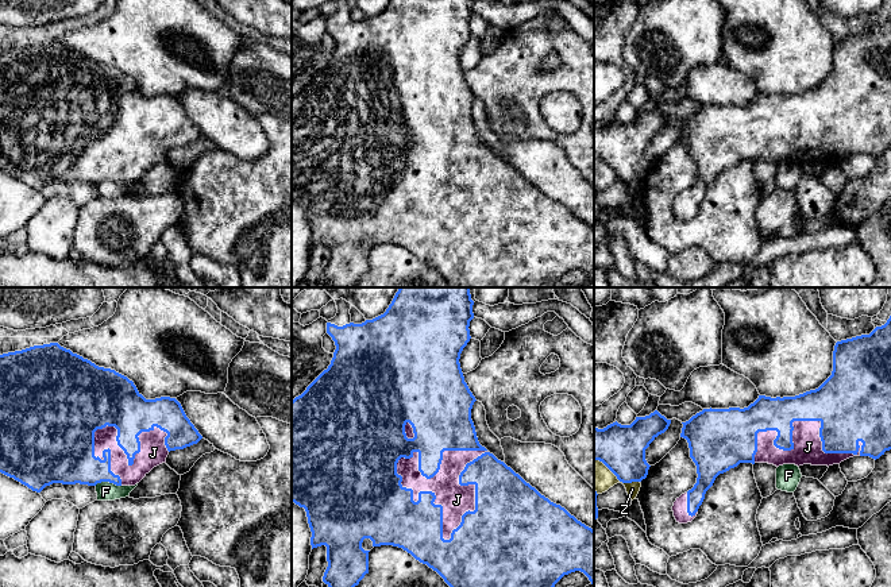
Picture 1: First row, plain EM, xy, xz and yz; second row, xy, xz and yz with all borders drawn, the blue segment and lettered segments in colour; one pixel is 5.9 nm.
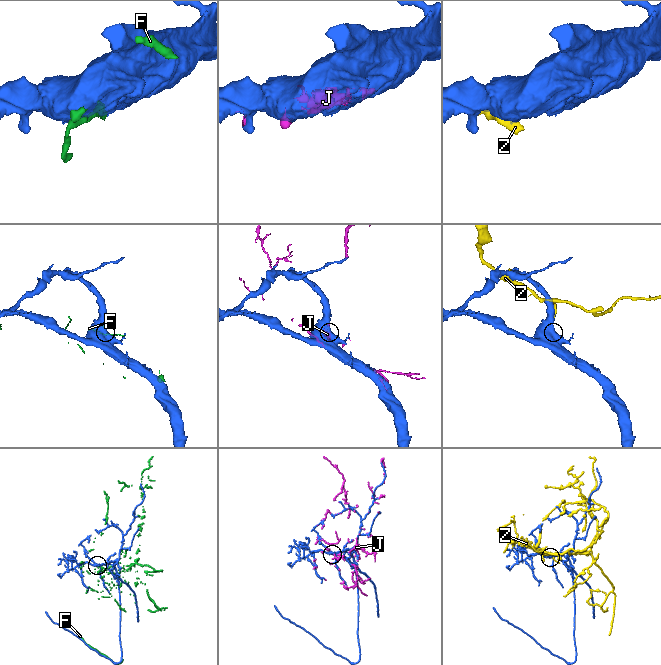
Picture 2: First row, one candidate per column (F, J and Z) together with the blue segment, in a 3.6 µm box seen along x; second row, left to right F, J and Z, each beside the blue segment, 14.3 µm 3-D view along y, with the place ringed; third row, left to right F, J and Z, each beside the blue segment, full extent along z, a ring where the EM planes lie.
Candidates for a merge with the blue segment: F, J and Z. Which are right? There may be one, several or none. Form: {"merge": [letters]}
{"merge": ["J"]}

